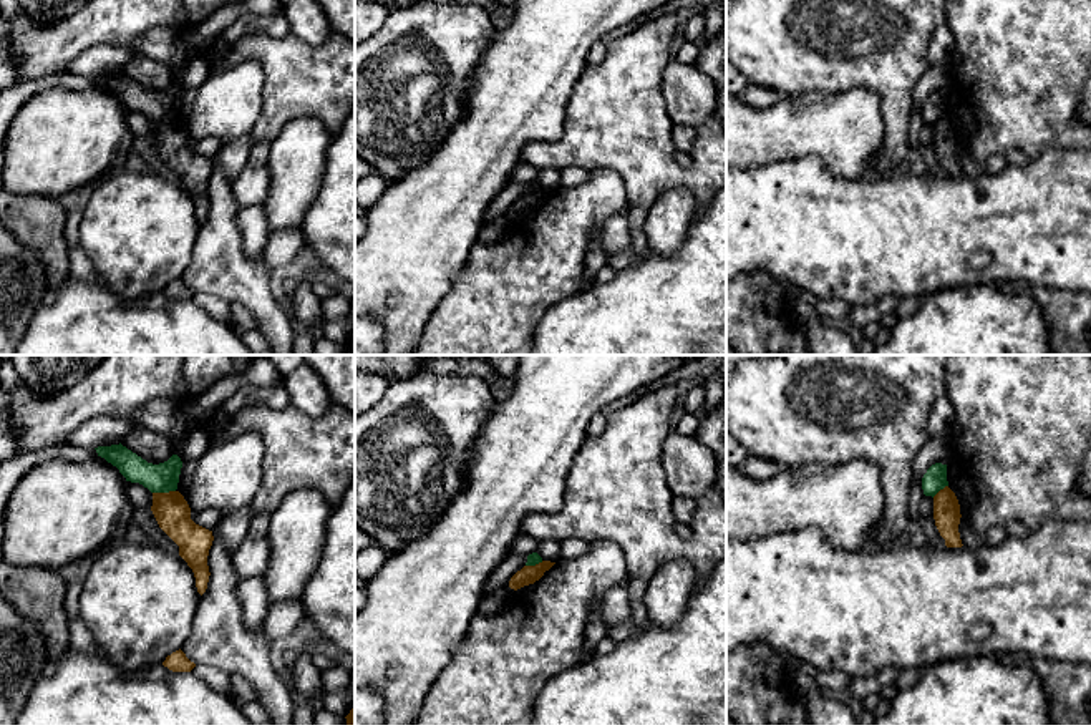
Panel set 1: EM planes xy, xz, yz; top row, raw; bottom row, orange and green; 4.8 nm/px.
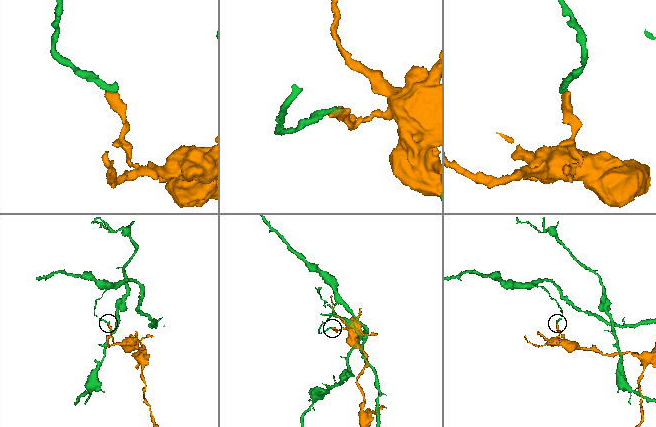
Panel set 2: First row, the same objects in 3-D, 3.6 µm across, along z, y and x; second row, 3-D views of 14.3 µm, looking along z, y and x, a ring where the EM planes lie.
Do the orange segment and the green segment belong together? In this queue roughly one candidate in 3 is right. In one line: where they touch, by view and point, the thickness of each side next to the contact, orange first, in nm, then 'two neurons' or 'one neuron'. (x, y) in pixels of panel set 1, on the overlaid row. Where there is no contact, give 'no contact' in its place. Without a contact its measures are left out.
xy (163, 493) | 170/140 nm | two neurons

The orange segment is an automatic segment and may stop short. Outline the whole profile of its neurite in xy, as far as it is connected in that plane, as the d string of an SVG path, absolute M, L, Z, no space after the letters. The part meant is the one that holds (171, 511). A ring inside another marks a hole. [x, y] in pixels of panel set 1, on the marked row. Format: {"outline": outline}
{"outline": "M179 491L153 493L151 511L159 528L179 546L179 556L192 569L202 596L211 576L207 556L214 541L212 531L191 519L191 508Z"}

